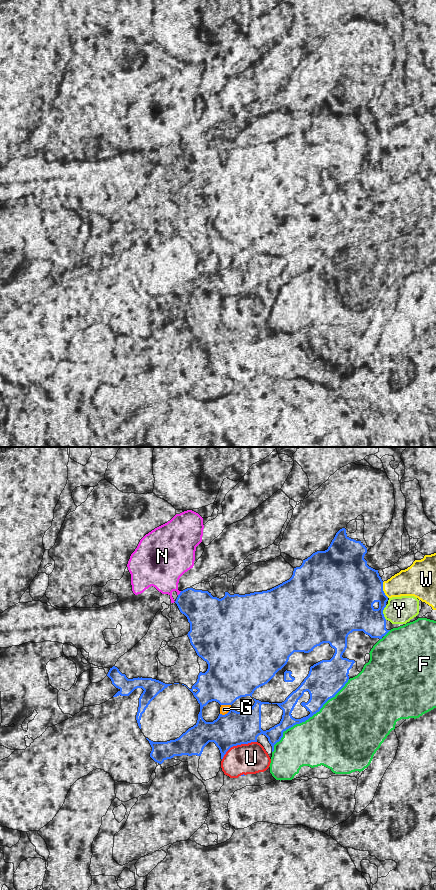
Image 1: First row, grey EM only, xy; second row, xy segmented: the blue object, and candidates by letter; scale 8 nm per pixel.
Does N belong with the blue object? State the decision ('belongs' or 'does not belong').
does not belong

